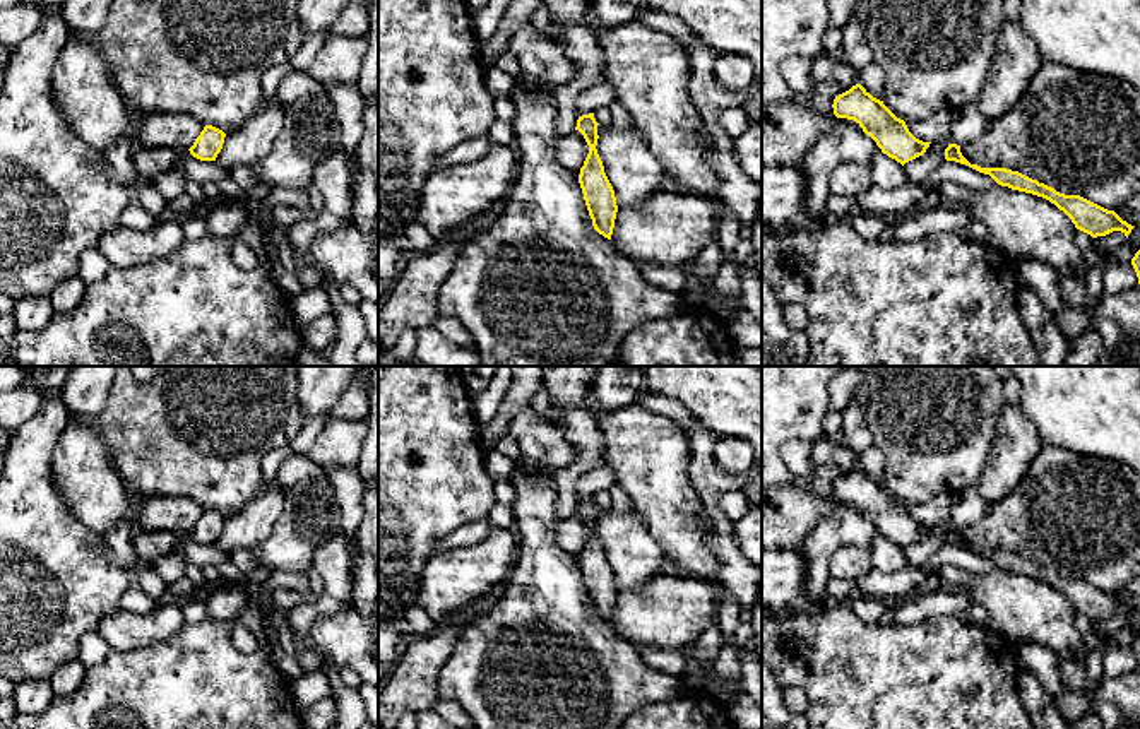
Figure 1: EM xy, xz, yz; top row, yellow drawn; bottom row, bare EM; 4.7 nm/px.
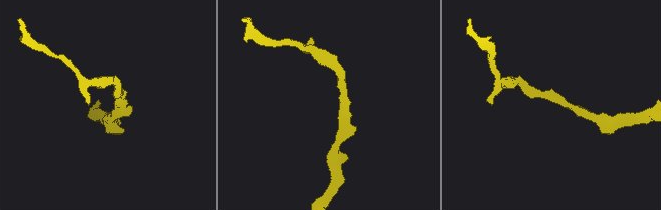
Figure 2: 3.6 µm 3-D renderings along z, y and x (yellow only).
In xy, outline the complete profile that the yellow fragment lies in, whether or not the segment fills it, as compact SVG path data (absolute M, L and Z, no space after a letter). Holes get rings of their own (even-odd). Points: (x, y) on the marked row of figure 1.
M205 125L193 145L188 149L190 154L200 161L216 161L223 149L226 133L212 125Z

